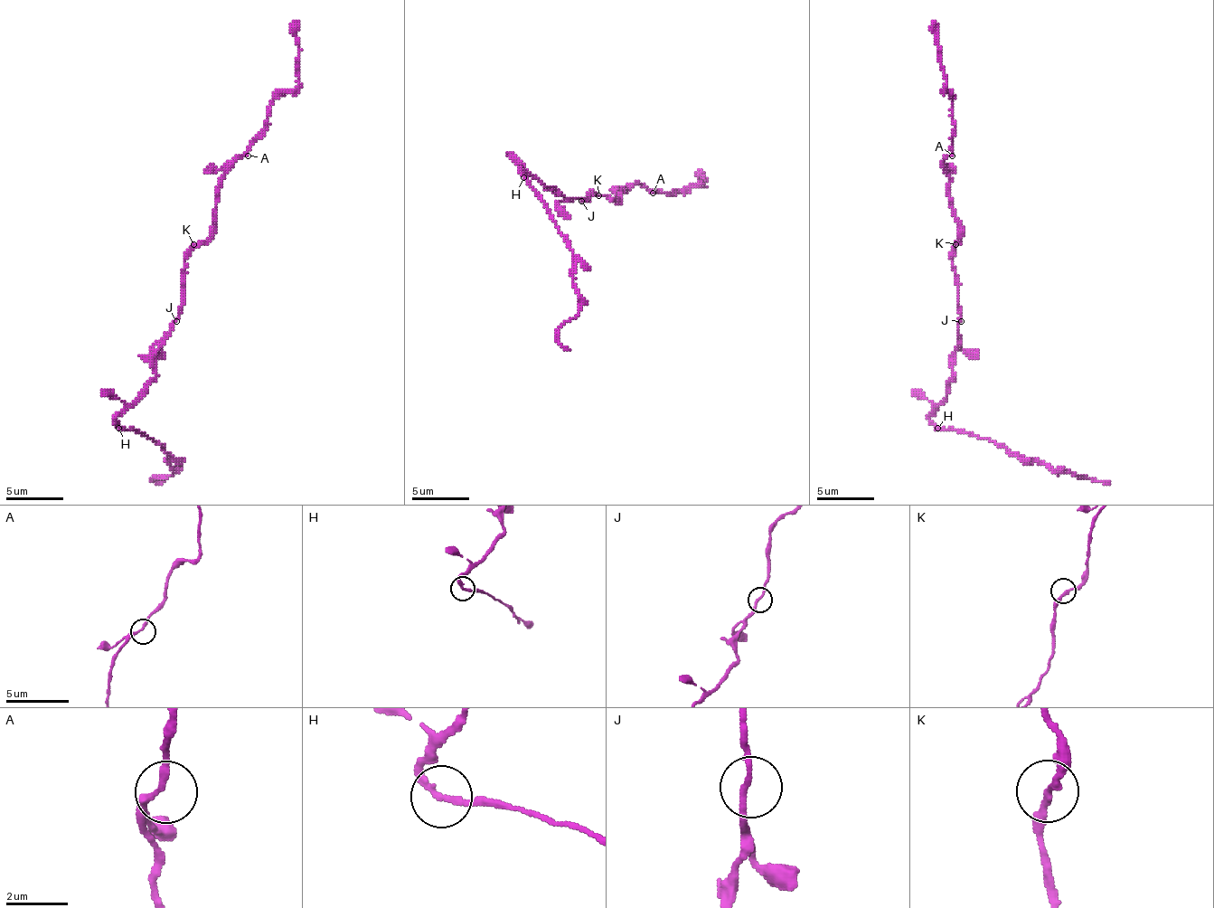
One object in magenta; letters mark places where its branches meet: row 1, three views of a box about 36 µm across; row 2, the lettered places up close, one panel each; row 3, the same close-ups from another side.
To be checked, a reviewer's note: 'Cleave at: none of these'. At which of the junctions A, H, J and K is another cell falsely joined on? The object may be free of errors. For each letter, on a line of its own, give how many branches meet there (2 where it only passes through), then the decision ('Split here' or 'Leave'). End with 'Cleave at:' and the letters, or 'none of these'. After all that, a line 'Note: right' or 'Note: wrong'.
A: Branches: 2. Leave
H: Branches: 2. Split here
J: Branches: 2. Leave
K: Branches: 2. Leave
Cleave at: H
Note: wrong

